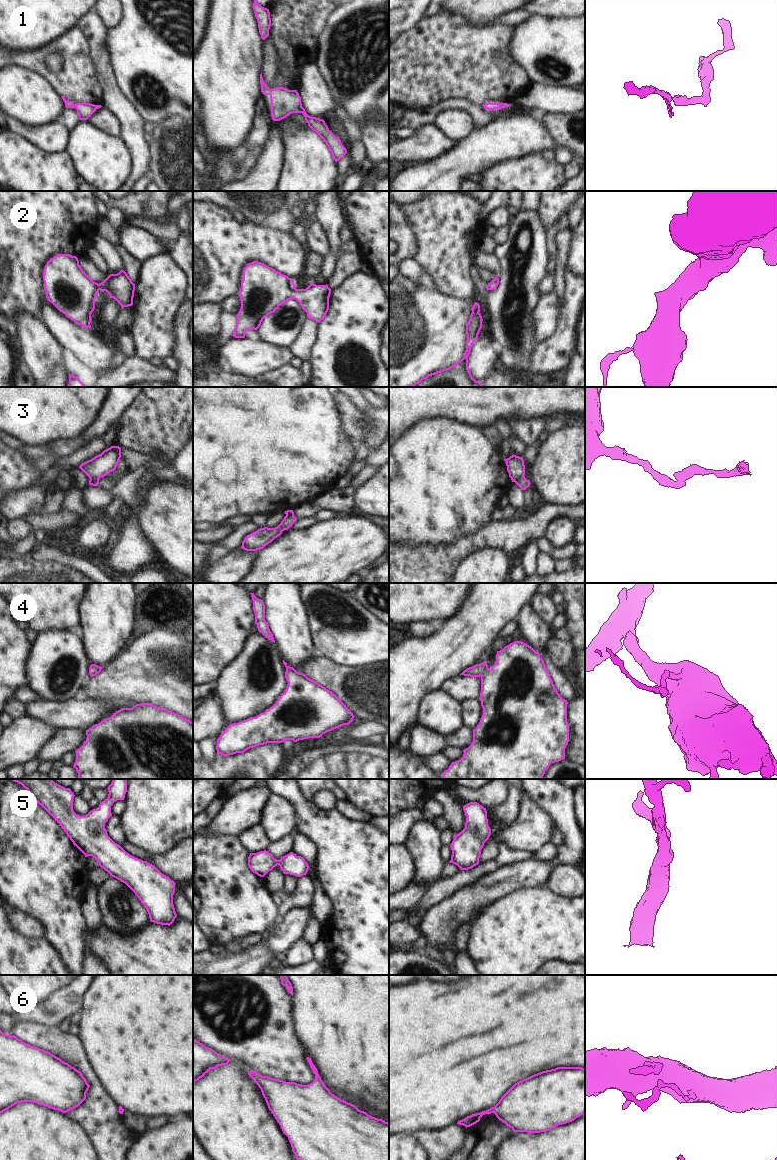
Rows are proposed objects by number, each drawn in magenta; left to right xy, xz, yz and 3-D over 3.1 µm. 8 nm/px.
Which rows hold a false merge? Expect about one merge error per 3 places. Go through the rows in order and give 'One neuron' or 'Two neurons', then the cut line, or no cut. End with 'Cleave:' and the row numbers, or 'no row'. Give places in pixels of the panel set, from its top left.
1: One neuron. No split
2: One neuron. No split
3: Two neurons. Split along yz (523, 475), (515, 482)
4: One neuron. No split
5: One neuron. No split
6: One neuron. No split
Cleave: 3

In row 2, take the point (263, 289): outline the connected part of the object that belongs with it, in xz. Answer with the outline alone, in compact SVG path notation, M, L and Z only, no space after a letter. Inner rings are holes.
M253 261L243 270L239 297L241 308L233 337L245 338L248 330L257 330L269 314L290 299L299 302L309 319L320 322L329 310L331 289L328 285L311 283L306 289L296 289L293 279L265 265Z

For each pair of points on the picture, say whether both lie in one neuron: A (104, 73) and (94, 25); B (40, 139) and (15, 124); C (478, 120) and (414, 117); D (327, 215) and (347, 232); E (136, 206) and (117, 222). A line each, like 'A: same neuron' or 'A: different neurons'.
A: same neuron
B: same neuron
C: same neuron
D: different neurons
E: different neurons

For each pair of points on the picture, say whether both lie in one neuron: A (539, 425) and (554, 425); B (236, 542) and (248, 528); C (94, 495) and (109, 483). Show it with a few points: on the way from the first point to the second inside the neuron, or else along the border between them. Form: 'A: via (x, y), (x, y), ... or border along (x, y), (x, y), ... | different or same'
A: border along (547, 422), (543, 430) | different
B: via (237, 538), (244, 531) | same
C: border along (117, 481), (109, 490), (103, 490), (97, 486) | different

